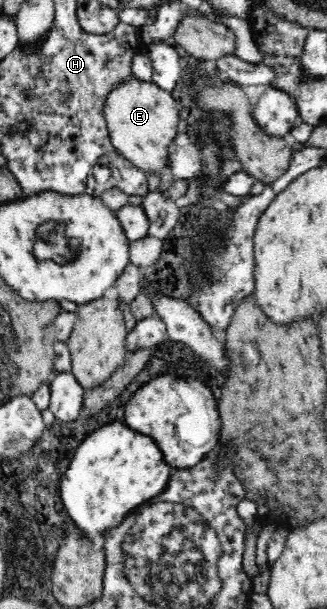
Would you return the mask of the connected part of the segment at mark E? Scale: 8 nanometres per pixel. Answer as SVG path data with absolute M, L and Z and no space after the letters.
M132 77L108 95L103 107L112 147L136 169L147 176L160 177L169 171L168 145L180 132L179 109L172 94L160 89L153 81L141 82Z

